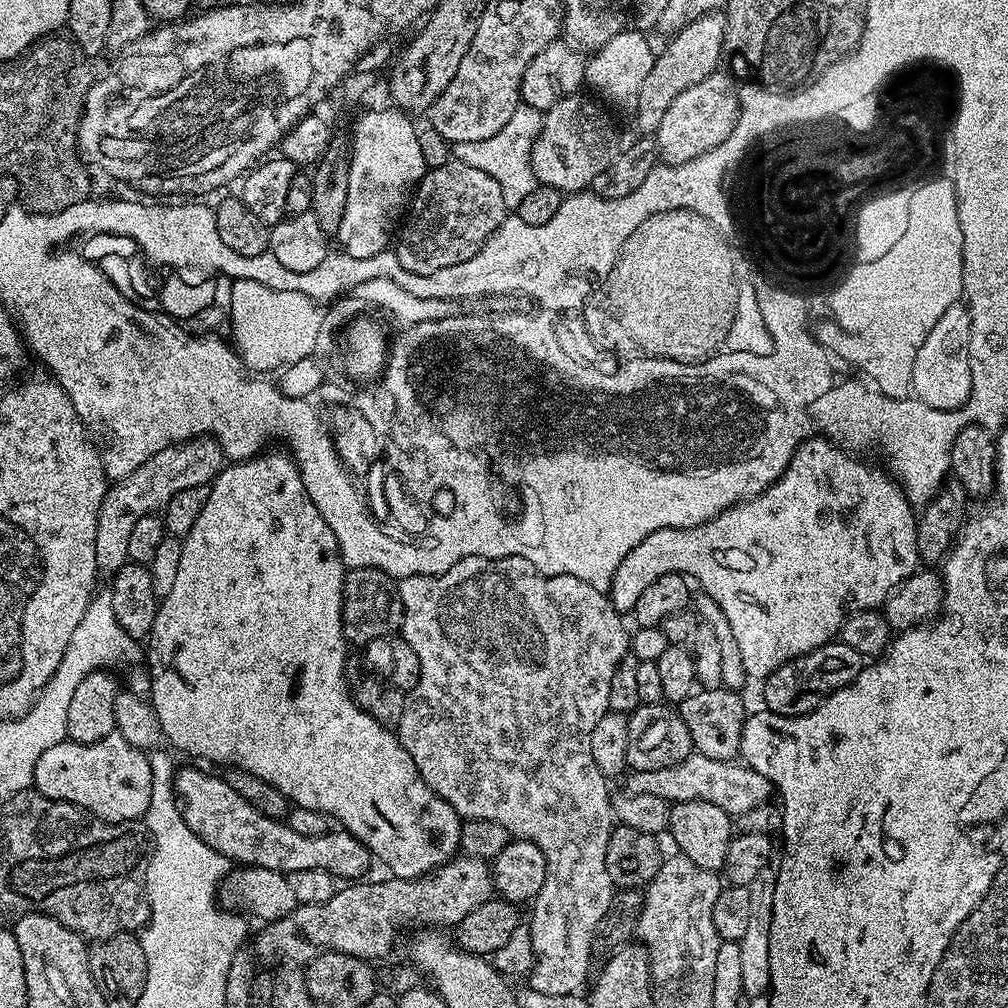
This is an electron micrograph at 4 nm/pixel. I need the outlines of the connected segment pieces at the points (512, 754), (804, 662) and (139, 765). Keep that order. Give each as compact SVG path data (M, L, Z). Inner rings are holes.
M481 556L462 558L454 562L450 570L437 576L405 576L399 581L398 587L404 607L402 635L410 650L414 650L414 654L418 654L420 659L420 677L404 701L402 722L398 729L400 744L406 754L414 758L414 766L418 766L418 774L422 774L426 786L430 786L434 794L450 802L452 809L464 820L498 822L498 826L505 828L509 837L529 840L538 846L538 850L542 850L546 858L546 882L542 882L542 890L530 904L530 931L536 960L526 977L526 984L527 987L538 990L538 994L577 995L581 991L580 987L589 983L590 973L593 971L596 931L610 906L614 891L612 879L606 870L606 846L614 827L612 796L608 792L609 781L594 763L594 754L590 754L590 734L598 718L609 712L610 678L614 678L614 670L618 670L618 666L630 652L630 632L629 629L624 629L625 617L617 612L605 593L594 590L594 586L582 582L582 578L544 576L534 565L526 562L526 558L517 556L497 560Z
M839 642L818 646L804 656L778 666L778 670L774 670L774 674L770 674L767 680L763 681L763 707L779 716L801 716L812 712L823 697L834 694L850 682L854 682L854 678L858 678L861 667L861 656L850 650L850 646Z
M115 731L102 742L93 744L76 744L65 738L58 746L50 746L42 758L38 758L38 766L34 766L32 783L35 791L42 793L51 800L70 802L79 808L87 808L88 813L97 816L106 822L126 822L127 820L139 821L148 813L150 806L150 790L152 789L153 761L148 761L149 753L143 748L130 746L126 738Z

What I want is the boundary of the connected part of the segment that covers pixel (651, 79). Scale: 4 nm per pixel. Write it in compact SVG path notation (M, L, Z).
M709 12L707 16L689 19L673 39L656 52L654 66L650 66L650 74L646 74L646 82L642 82L642 91L638 94L638 102L634 109L636 124L641 133L655 134L658 126L662 126L662 117L670 107L670 102L682 94L682 90L690 90L690 86L702 82L702 78L711 76L721 67L720 55L725 55L724 31L726 22L720 12Z

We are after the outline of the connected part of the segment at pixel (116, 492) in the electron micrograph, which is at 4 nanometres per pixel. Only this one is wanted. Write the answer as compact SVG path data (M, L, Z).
M196 436L182 444L171 444L166 450L158 450L134 474L124 480L117 480L104 495L102 506L98 510L98 526L94 538L94 554L96 567L101 573L114 574L129 563L127 542L134 522L143 516L159 513L178 494L178 490L188 490L190 486L211 485L223 468L226 457L222 446L213 436Z

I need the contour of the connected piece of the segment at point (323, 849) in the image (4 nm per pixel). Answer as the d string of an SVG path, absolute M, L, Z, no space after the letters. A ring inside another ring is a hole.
M184 768L175 773L172 778L172 789L176 795L176 805L190 830L210 846L210 850L218 850L236 866L247 866L250 868L261 868L262 870L274 870L275 872L289 873L298 870L326 870L333 878L340 882L356 882L368 872L368 867L374 864L372 851L358 838L354 838L350 833L343 830L330 830L326 834L318 834L314 838L307 834L297 834L290 830L290 826L283 820L266 818L242 794L237 794L228 785L223 775L211 776L208 772L203 772L200 768Z

